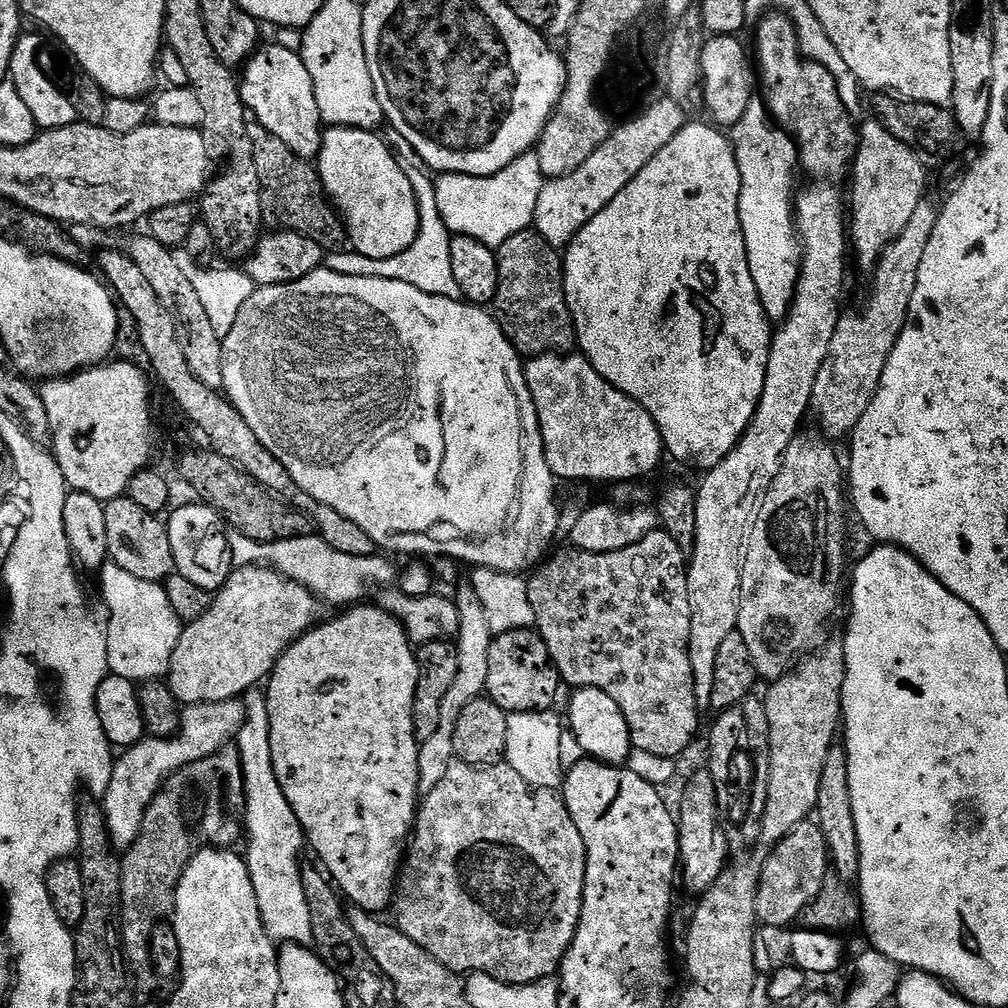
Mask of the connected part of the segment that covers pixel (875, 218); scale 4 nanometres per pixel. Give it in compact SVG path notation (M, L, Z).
M869 118L858 128L860 144L850 169L850 248L856 251L856 264L860 268L875 269L880 256L906 230L914 210L925 199L924 187L928 184L929 169L906 142L898 142L880 121Z

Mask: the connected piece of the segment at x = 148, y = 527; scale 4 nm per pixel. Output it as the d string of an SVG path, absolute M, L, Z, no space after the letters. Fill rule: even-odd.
M127 495L104 504L108 560L136 578L163 582L176 572L174 550L170 550L168 525L155 512L142 510Z

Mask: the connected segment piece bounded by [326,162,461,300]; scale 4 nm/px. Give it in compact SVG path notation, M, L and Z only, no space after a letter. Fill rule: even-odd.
M416 162L413 164L405 163L404 173L406 178L410 178L410 182L416 191L416 201L420 204L420 229L414 243L406 250L402 250L402 254L385 260L359 256L354 250L334 252L327 257L326 267L331 272L346 274L347 276L390 278L398 282L406 282L410 286L418 286L418 290L422 290L426 294L459 300L461 295L458 290L458 282L454 282L454 269L450 267L450 242L453 235L448 231L446 222L442 222L442 214L438 214L435 179Z

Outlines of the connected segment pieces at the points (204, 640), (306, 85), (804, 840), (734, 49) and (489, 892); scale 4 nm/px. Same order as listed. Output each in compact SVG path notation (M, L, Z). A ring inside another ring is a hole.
M236 568L223 588L215 593L206 614L202 614L200 620L189 620L183 625L180 641L174 647L166 675L169 690L184 706L226 702L243 697L250 689L267 681L274 666L280 661L280 655L321 619L320 608L322 609L321 601L313 596L310 590L289 580L274 568Z
M272 44L252 53L243 65L242 79L239 81L241 100L247 111L274 138L282 138L298 158L312 162L320 155L325 129L318 114L318 98L314 98L314 82L310 70L306 70L299 51Z
M805 822L790 830L782 842L771 849L763 857L760 865L760 881L756 895L756 919L768 928L784 928L787 924L795 925L799 921L802 910L810 906L818 898L818 890L822 890L822 882L830 875L830 861L828 858L828 843L822 834L819 823Z
M712 36L703 46L700 59L701 89L704 91L705 113L709 112L711 123L724 130L731 130L746 114L748 108L753 107L752 84L754 88L754 72L752 64L743 46L736 36Z
M453 759L442 782L438 782L434 790L426 793L419 805L416 827L410 837L396 886L394 923L402 934L406 934L406 938L410 938L410 942L418 942L422 950L429 952L435 960L442 962L442 966L457 974L481 972L507 984L532 984L535 980L546 980L559 973L560 963L564 961L568 947L572 945L572 939L578 930L584 901L587 861L586 842L578 826L574 826L574 818L559 791L530 786L530 782L526 782L526 778L522 778L522 774L518 774L518 770L511 768L507 762L501 762L492 768L475 768L466 762Z

